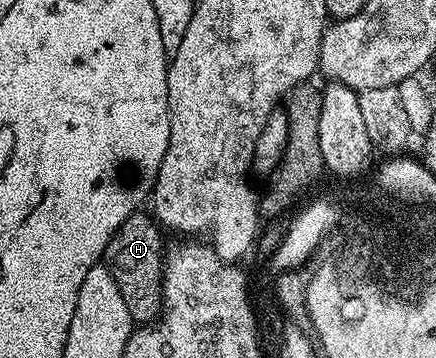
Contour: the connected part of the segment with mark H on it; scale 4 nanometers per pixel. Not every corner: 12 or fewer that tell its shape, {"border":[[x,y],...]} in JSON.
{"border":[[140,209],[105,256],[132,320],[163,309],[164,232]]}

